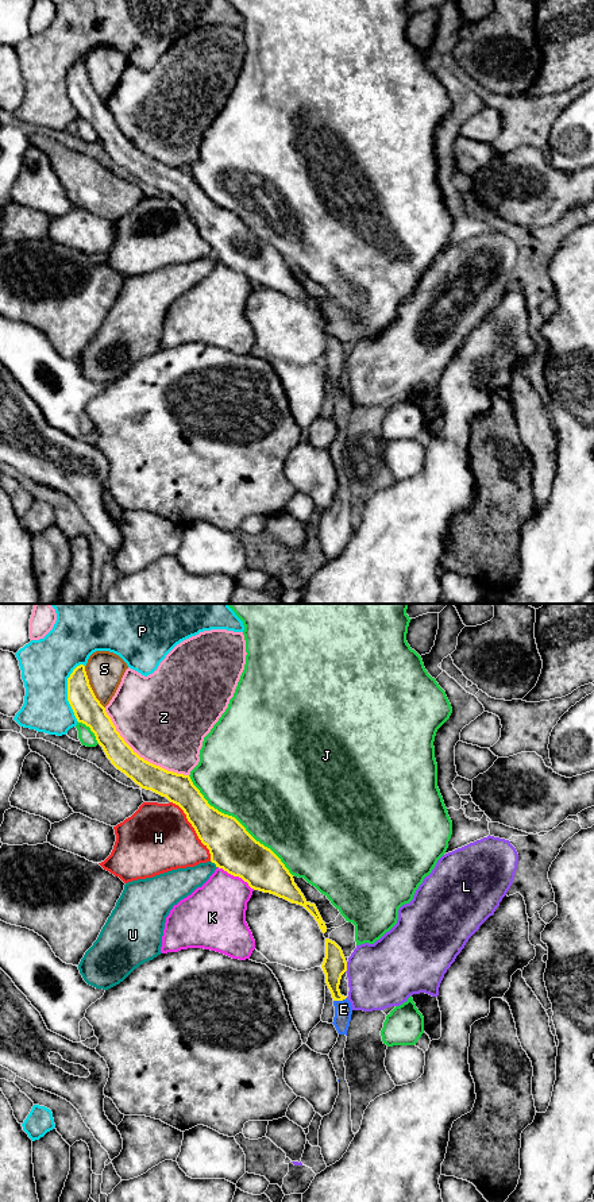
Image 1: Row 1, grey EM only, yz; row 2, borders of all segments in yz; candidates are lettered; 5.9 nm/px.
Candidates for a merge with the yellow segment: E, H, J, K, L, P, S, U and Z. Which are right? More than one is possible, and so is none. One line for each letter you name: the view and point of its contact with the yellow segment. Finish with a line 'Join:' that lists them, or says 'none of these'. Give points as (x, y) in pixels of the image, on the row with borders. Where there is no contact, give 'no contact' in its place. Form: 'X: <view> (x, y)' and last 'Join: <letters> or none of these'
E: yz (339, 1000)
Join: E

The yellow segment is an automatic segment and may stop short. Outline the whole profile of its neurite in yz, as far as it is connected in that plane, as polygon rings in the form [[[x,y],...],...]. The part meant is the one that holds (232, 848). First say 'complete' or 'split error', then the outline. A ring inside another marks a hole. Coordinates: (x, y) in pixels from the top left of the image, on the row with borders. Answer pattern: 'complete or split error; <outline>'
complete; [[[84,664],[77,666],[68,678],[68,701],[77,721],[90,728],[117,770],[142,789],[166,797],[184,810],[216,867],[242,878],[254,890],[304,906],[321,932],[327,932],[316,905],[305,899],[293,875],[270,848],[256,841],[235,817],[211,806],[189,775],[144,760],[124,741],[96,698]]]

